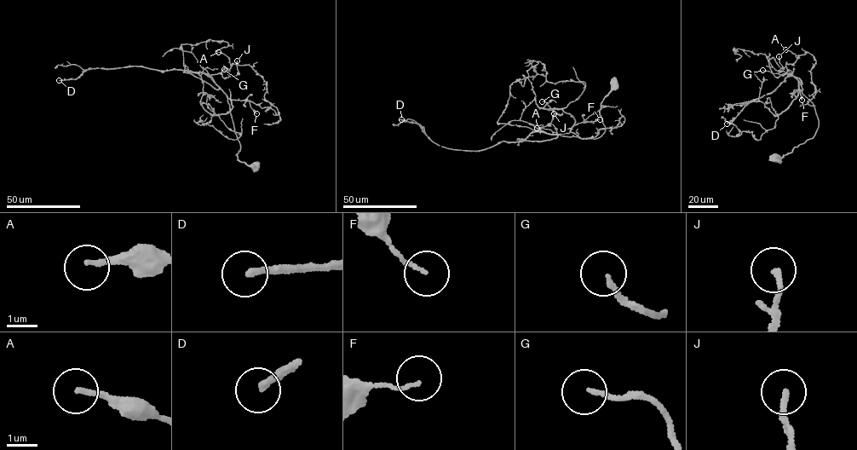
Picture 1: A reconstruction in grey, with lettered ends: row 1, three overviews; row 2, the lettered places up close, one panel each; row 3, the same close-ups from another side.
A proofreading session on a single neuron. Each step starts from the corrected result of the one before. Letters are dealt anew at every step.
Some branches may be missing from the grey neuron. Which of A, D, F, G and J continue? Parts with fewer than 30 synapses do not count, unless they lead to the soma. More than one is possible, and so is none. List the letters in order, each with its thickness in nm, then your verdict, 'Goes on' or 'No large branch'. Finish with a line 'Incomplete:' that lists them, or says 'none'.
A: Thickness 160 nm. No large branch
D: Thickness 200 nm. Goes on
F: Thickness 110 nm. No large branch
G: Thickness 150 nm. Goes on
J: Thickness 180 nm. No large branch
Incomplete: D, G

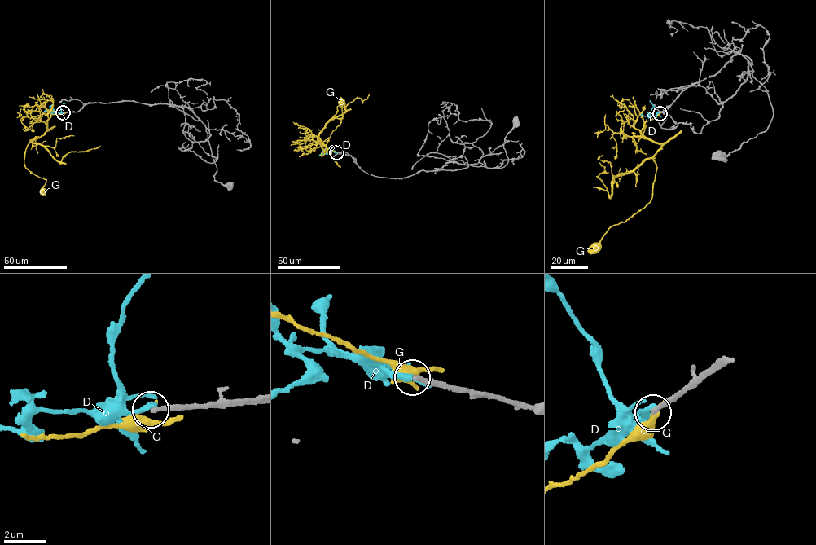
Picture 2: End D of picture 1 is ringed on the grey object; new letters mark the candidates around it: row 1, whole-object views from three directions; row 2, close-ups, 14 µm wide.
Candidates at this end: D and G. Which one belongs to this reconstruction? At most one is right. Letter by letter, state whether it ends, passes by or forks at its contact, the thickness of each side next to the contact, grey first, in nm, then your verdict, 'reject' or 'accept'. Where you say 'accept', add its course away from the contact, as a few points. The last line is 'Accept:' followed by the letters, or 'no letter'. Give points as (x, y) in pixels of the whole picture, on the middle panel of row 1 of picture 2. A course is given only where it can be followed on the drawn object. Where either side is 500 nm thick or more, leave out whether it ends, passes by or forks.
D: it ends; calibres 260 and 300 nm; reject
G: it ends; calibres 240 and 200 nm; reject
Accept: no letter

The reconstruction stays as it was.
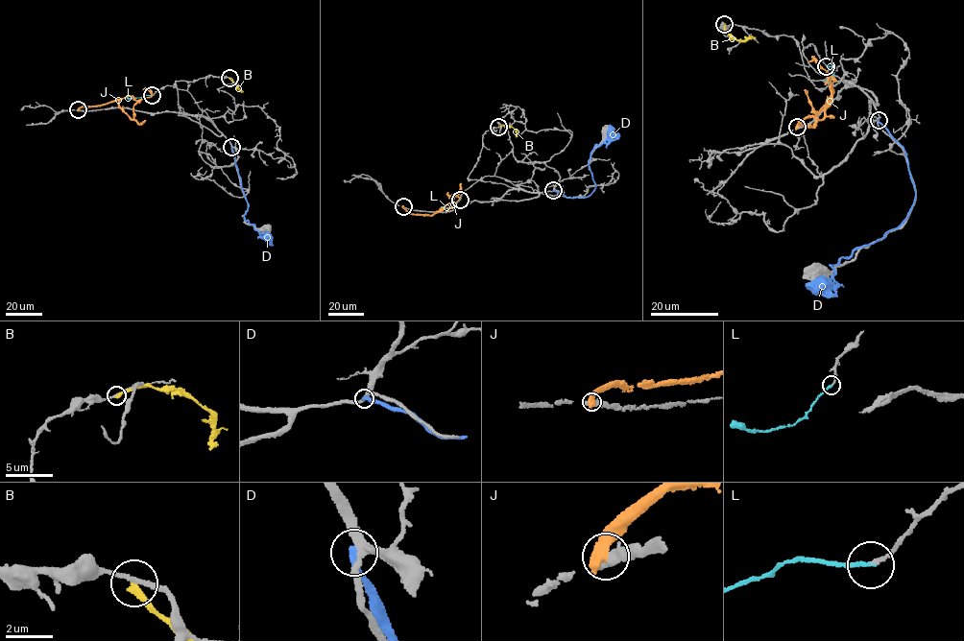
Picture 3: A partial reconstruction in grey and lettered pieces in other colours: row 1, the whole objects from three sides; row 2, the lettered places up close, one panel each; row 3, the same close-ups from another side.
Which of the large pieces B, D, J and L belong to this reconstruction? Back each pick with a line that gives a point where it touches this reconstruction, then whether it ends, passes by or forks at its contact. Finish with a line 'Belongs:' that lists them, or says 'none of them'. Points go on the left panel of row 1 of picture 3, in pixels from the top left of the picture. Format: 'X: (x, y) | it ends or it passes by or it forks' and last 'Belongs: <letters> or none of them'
L: (152, 95) | it ends
Belongs: L

